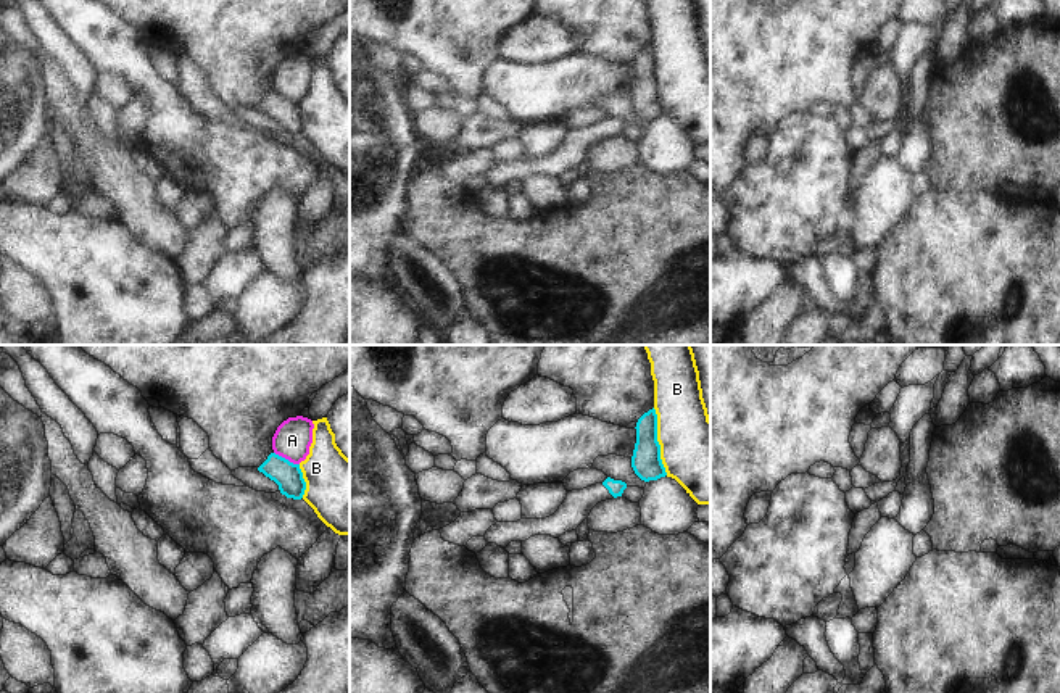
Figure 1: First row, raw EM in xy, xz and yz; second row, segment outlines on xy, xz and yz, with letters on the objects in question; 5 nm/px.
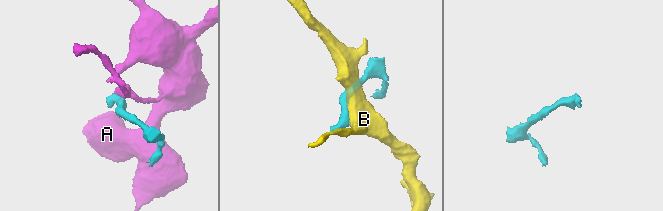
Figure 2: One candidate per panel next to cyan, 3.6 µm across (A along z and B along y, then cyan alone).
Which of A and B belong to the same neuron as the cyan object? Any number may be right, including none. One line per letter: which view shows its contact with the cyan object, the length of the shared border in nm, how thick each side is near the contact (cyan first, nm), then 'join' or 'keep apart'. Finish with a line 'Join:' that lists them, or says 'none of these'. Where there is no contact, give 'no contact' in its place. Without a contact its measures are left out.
A: meets cyan in xy; contact 140 nm long; 140 nm thick on the cyan side, 190 nm on the other; keep apart
B: meets cyan in xz; contact 340 nm long; 150 nm thick on the cyan side, 380 nm on the other; keep apart
Join: none of these

